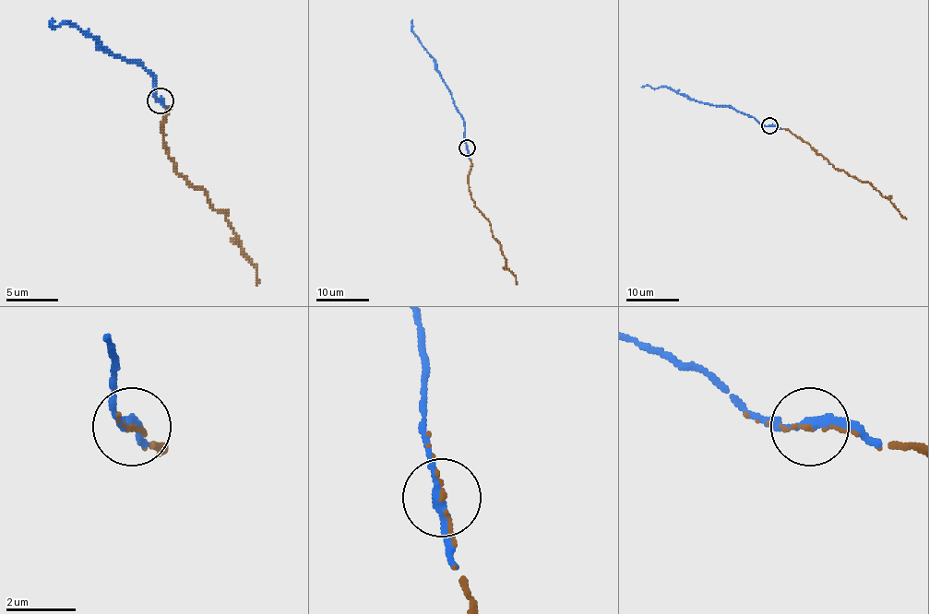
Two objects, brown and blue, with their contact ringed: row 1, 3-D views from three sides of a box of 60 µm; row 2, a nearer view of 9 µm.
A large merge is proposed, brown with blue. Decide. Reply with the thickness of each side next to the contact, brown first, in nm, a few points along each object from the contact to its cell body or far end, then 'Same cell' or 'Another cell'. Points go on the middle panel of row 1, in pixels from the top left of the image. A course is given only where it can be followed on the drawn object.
Thickness 60 nm (brown) against 240 nm. Course of brown: (467, 147), (471, 166), (469, 178), (471, 199), (490, 222), (506, 265), (516, 277), (516, 284). Course of blue: (467, 147), (465, 122), (433, 57), (412, 29), (412, 19). Same cell

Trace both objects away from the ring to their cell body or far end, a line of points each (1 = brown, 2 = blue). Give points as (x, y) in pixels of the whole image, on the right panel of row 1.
1: (769, 126), (788, 129), (835, 168), (869, 183), (906, 219)
2: (769, 126), (760, 124), (753, 117), (729, 106), (704, 104), (666, 87), (641, 87)

